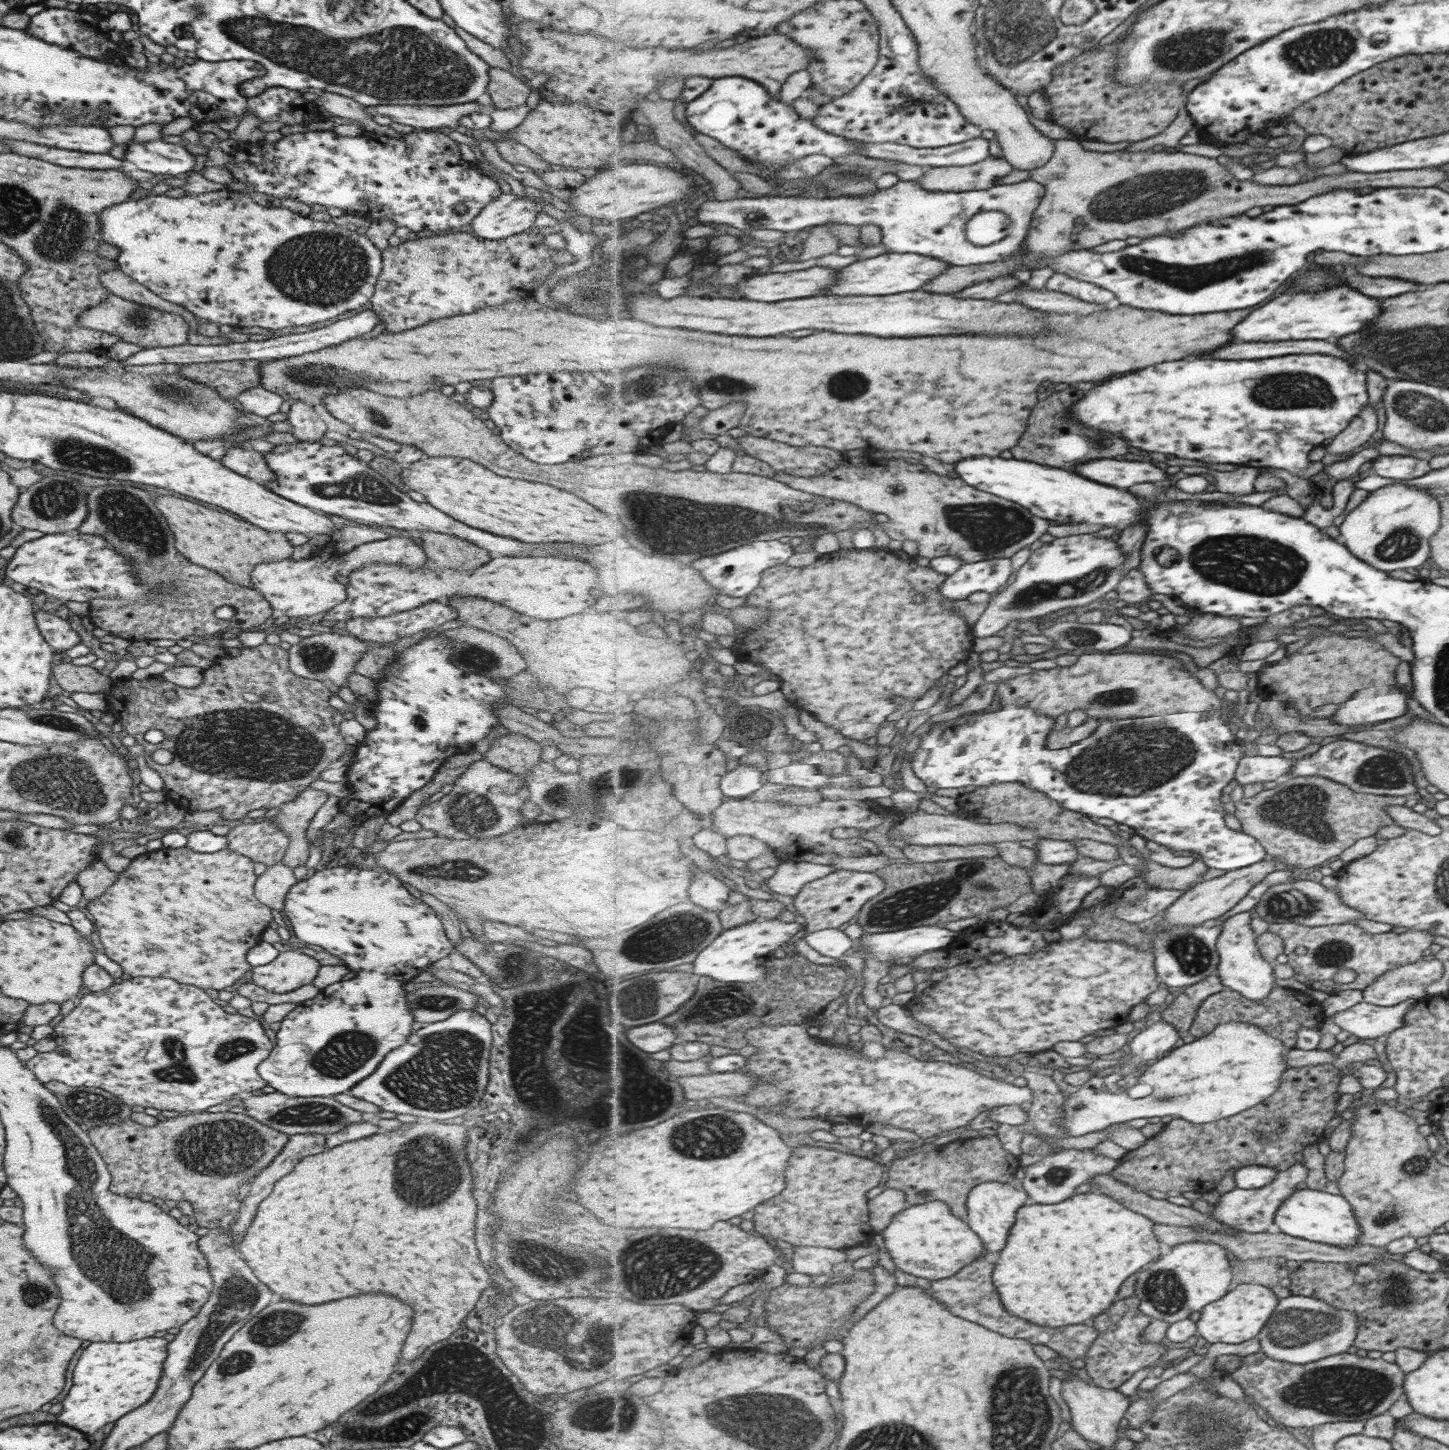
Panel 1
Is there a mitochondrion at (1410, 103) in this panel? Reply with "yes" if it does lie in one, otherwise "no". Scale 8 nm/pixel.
no

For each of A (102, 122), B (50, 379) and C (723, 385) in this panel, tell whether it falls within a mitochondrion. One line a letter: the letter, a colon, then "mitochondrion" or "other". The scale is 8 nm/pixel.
A: other
B: other
C: mitochondrion

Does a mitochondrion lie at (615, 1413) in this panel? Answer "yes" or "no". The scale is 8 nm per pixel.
yes

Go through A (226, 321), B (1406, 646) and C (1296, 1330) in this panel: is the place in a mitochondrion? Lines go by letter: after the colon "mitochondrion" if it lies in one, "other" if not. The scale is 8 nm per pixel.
A: other
B: other
C: mitochondrion

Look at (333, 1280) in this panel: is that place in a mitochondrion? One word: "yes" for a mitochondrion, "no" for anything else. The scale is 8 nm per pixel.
no

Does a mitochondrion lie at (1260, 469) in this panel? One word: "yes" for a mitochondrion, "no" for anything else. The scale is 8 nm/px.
no

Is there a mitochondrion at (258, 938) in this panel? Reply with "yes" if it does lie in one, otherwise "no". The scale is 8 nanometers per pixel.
no

